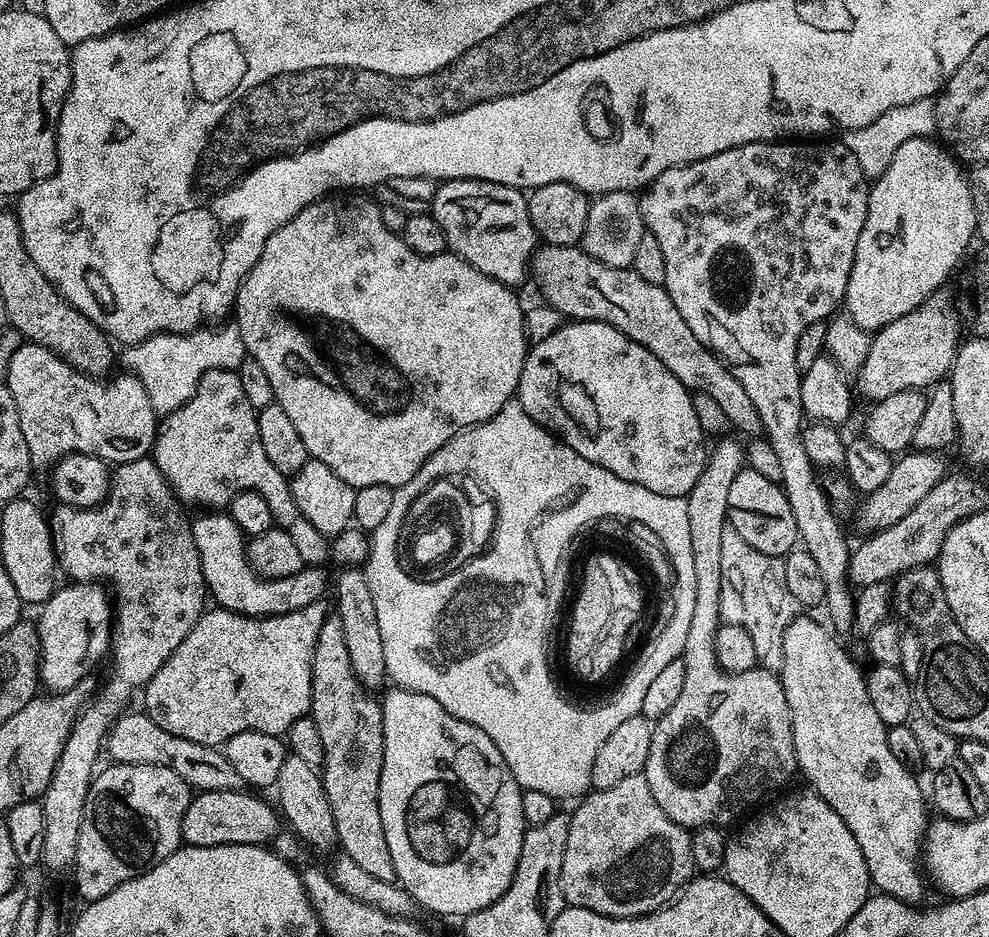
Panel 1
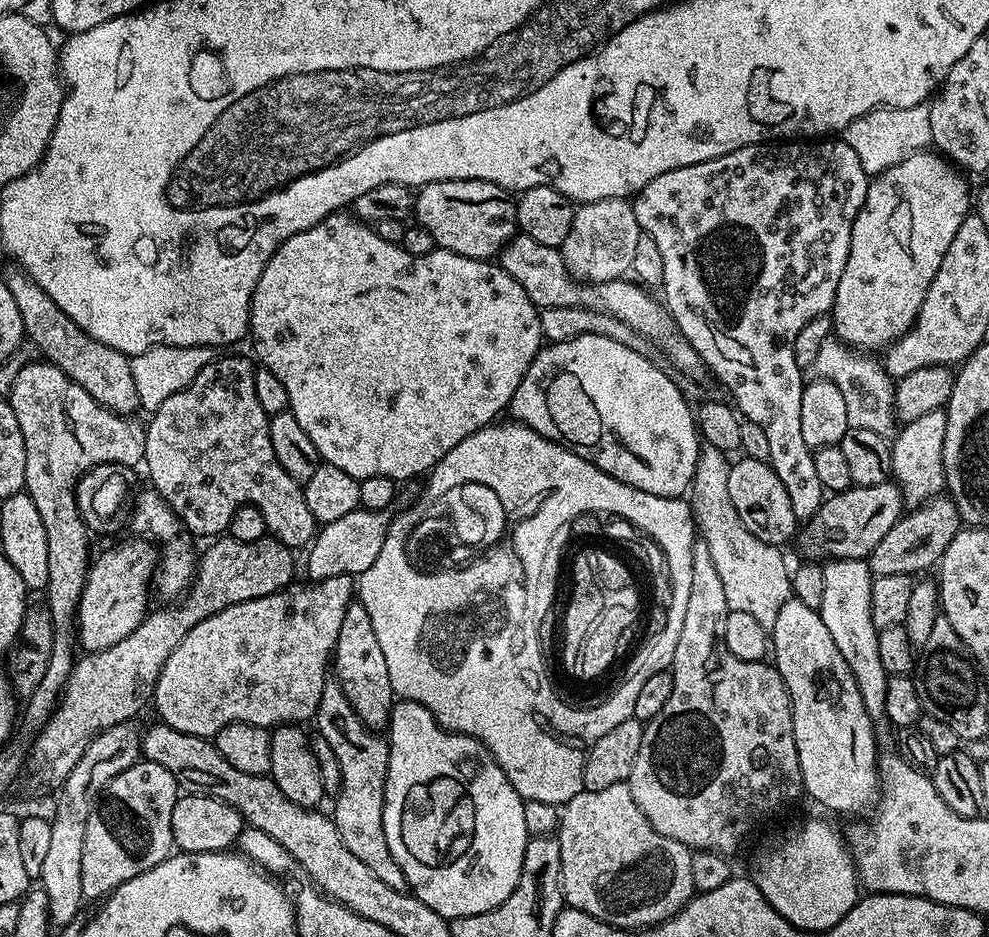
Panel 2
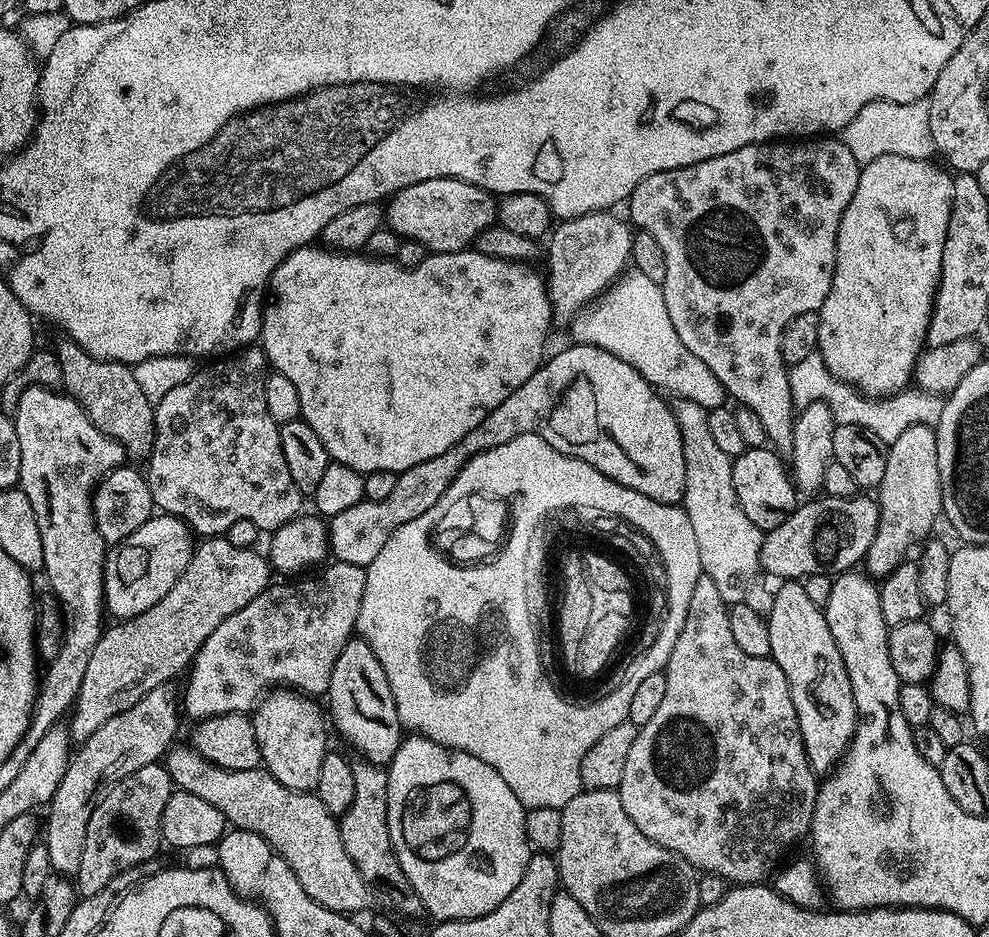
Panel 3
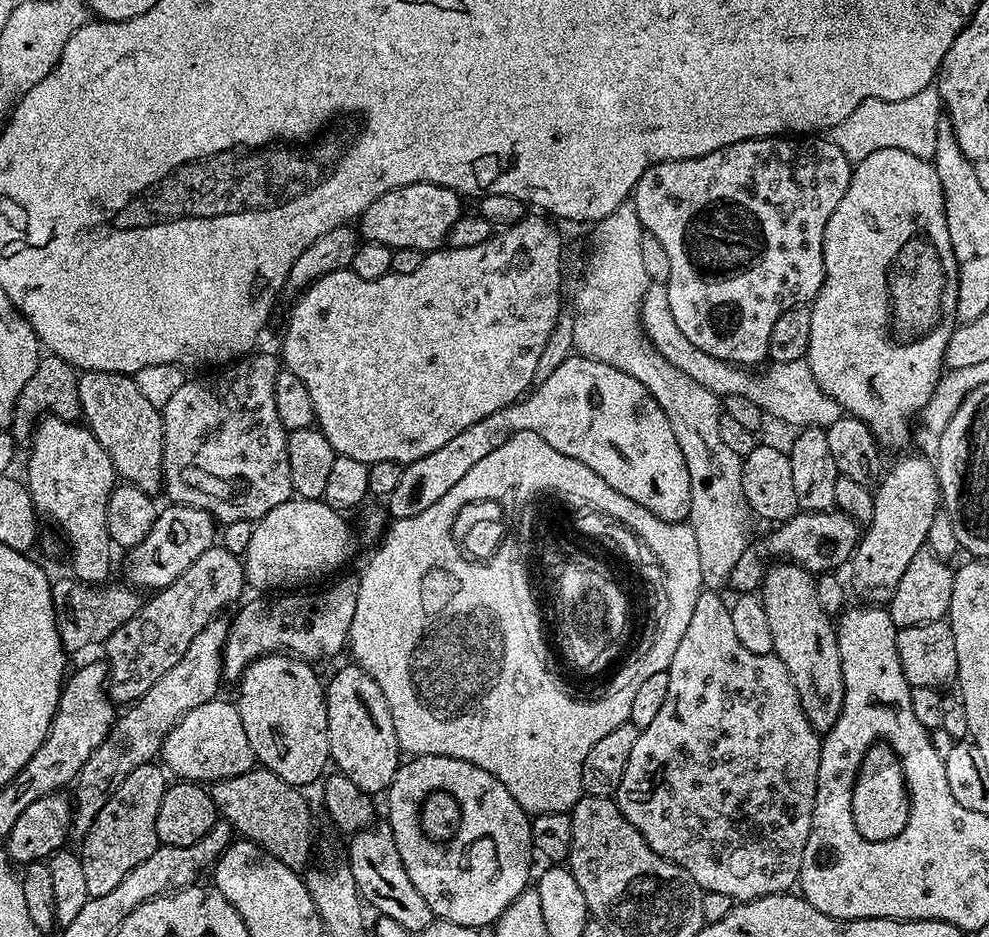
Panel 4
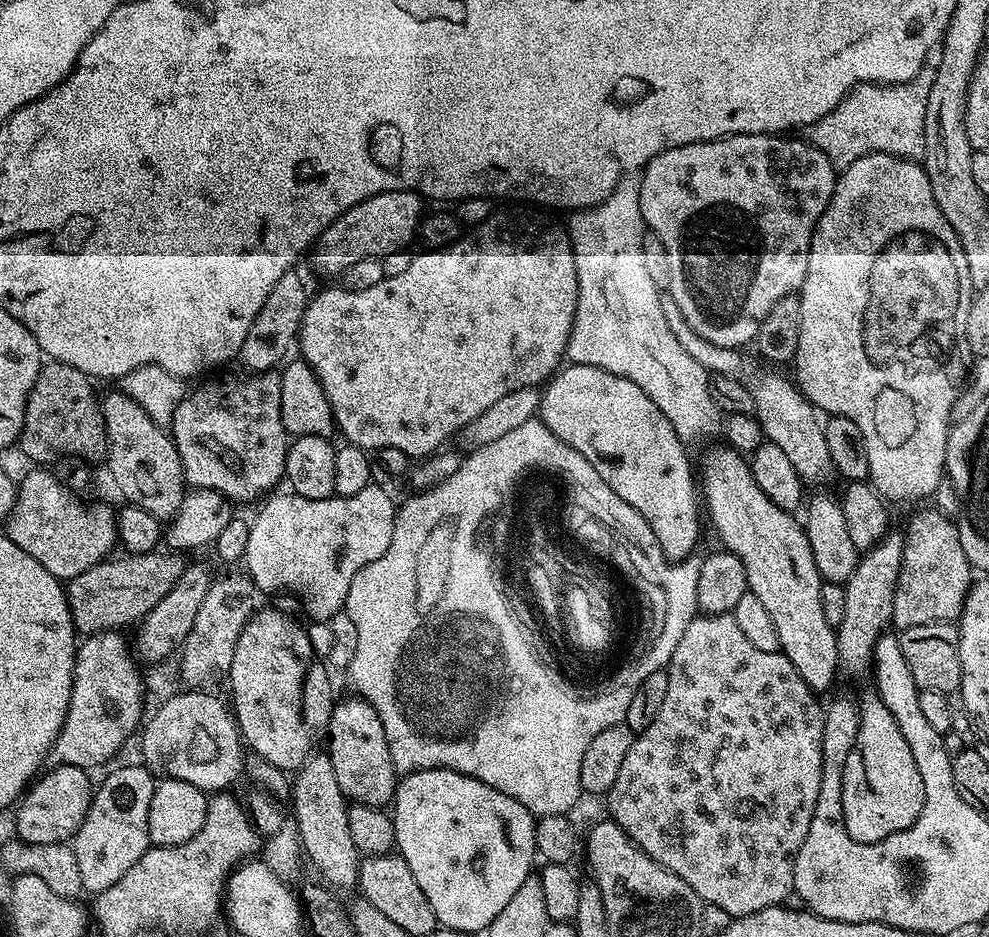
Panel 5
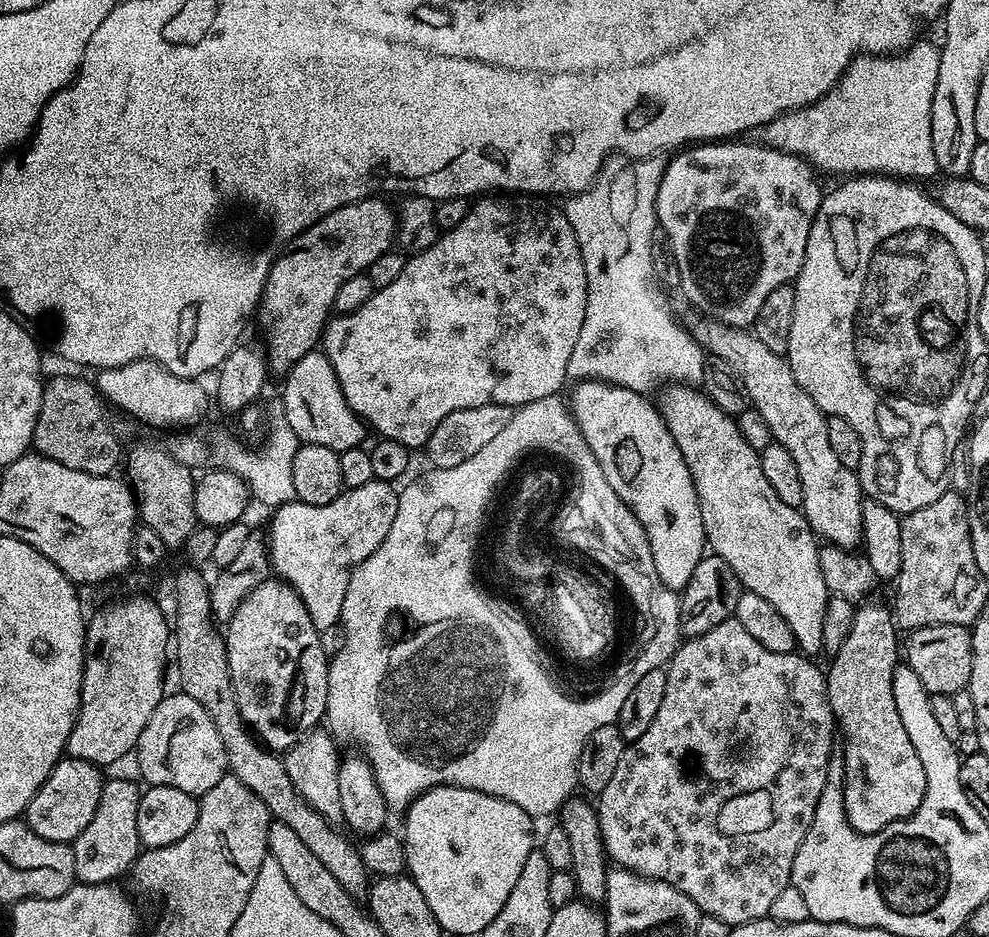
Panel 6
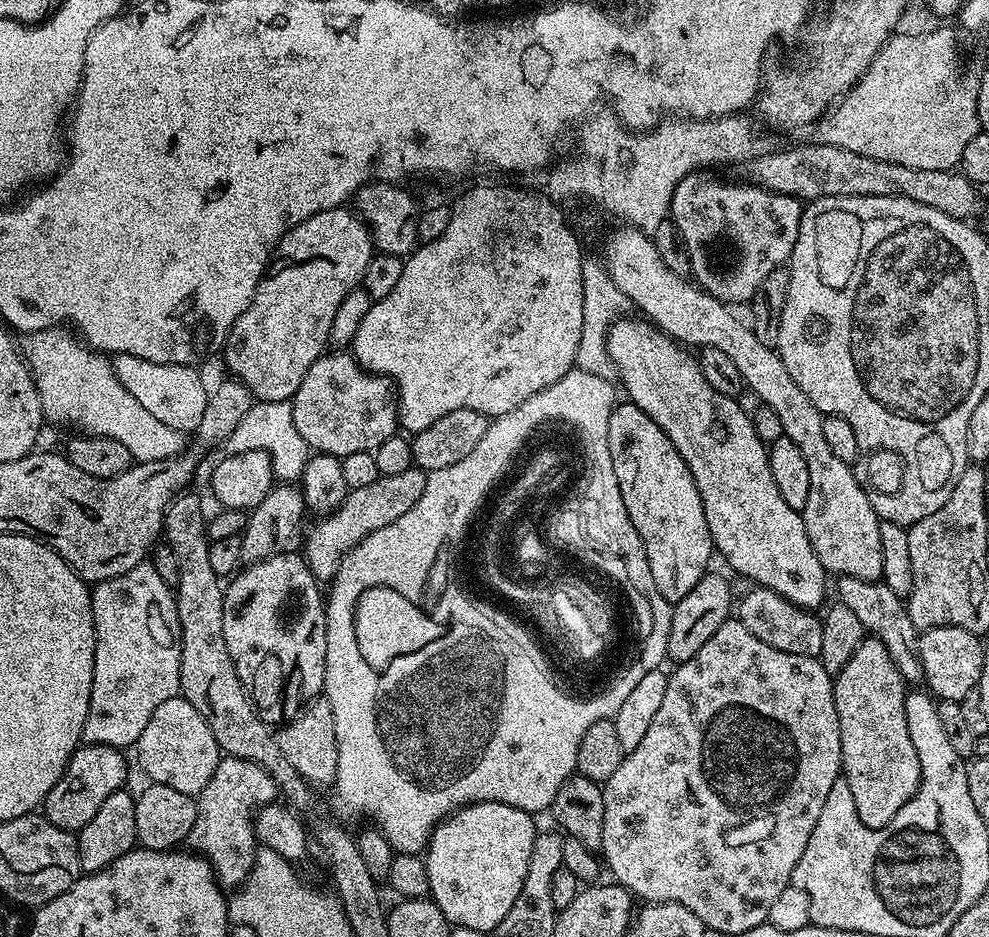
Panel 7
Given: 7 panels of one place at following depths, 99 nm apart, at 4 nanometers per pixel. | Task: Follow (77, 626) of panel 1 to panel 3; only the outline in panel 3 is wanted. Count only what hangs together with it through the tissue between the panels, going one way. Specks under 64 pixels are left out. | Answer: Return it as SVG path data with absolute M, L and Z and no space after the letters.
M154 514L146 526L138 526L130 538L115 545L104 562L104 607L109 617L129 620L142 610L150 610L154 602L162 602L178 582L182 570L192 557L194 533L176 516Z

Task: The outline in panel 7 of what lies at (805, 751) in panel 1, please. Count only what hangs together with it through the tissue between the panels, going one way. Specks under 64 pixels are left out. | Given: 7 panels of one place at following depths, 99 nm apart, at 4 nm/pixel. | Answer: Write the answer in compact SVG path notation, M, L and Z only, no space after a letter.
M617 319L608 328L608 358L611 367L614 372L616 368L620 375L620 380L628 391L627 399L637 404L651 420L658 422L670 442L674 442L678 454L682 454L698 486L698 494L702 498L706 514L706 526L712 535L715 551L719 555L721 552L728 559L729 566L738 575L753 580L753 585L777 592L800 608L819 609L819 604L824 600L824 567L822 562L818 562L818 554L814 554L814 546L806 534L803 515L786 506L782 494L778 494L778 486L774 486L768 448L761 435L756 432L753 417L744 413L739 399L718 394L718 390L714 390L714 386L706 382L697 357L691 351L685 350L671 336L664 335L647 319L624 319Z

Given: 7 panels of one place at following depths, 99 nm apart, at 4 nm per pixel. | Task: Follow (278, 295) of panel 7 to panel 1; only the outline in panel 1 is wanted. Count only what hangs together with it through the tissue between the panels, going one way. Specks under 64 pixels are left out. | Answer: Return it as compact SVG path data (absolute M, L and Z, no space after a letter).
M446 180L437 187L430 215L438 226L442 226L448 248L482 274L509 286L517 286L523 282L524 275L529 275L530 261L538 248L538 237L534 222L530 222L528 197L521 189L485 180Z

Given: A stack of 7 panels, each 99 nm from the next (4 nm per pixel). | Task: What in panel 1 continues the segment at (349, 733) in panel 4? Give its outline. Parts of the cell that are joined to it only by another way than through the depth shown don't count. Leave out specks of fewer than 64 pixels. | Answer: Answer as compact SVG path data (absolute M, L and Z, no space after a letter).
M348 566L337 580L334 580L334 592L336 588L335 615L342 618L342 630L346 633L346 647L349 648L351 665L354 666L356 677L364 683L369 690L383 689L386 684L388 671L386 670L386 658L382 655L382 633L378 630L378 613L374 610L374 594L370 594L370 582L366 582L366 574L363 567Z

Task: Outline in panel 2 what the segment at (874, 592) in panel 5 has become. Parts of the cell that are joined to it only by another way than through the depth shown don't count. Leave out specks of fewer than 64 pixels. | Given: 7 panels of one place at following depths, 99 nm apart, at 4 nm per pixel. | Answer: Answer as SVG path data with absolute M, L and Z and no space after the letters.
M944 408L921 414L914 422L904 424L891 441L892 471L895 483L900 485L905 505L909 509L919 508L932 497L941 495L944 487L944 447L946 446L946 418Z

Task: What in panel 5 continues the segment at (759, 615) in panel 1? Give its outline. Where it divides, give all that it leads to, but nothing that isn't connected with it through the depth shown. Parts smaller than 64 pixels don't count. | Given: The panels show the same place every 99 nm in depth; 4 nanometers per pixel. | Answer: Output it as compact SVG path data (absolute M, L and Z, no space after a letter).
M625 178L620 180L616 184L616 189L602 203L596 204L593 208L573 211L569 216L572 217L566 220L566 227L568 237L572 239L574 266L578 274L578 306L574 314L572 333L568 339L567 359L571 363L581 364L582 366L598 366L598 370L606 370L610 374L618 374L622 378L634 382L634 386L638 386L638 390L642 390L646 394L646 398L650 398L650 402L654 402L654 406L658 406L658 410L662 410L662 414L666 414L666 418L672 423L678 438L685 446L700 444L703 440L710 439L711 436L720 436L722 432L722 413L712 396L710 373L701 364L694 362L694 358L690 358L690 354L686 354L686 350L682 348L682 342L678 342L678 338L670 330L670 326L666 322L666 314L662 314L661 289L654 286L654 281L650 279L650 274L646 271L646 265L642 259L642 238L646 231L646 225L642 218L642 206L640 205L639 179Z

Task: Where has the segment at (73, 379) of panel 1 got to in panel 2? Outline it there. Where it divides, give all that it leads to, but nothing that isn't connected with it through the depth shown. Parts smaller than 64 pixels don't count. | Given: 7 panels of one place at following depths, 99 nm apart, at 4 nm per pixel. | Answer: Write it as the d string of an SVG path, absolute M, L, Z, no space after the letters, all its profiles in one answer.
M47 362L27 364L18 370L13 389L6 398L12 403L14 418L18 418L22 442L26 442L24 491L34 498L34 506L38 506L42 526L46 526L46 550L50 550L46 607L52 616L54 646L50 666L46 666L46 678L38 682L34 694L26 698L28 705L22 708L24 728L29 734L35 734L52 717L78 659L77 653L72 651L78 648L76 611L90 567L90 533L76 505L76 484L82 474L99 464L139 465L146 450L146 434L143 423L132 420L136 418L131 415L106 410L106 406L94 402L82 386L66 378L58 366Z

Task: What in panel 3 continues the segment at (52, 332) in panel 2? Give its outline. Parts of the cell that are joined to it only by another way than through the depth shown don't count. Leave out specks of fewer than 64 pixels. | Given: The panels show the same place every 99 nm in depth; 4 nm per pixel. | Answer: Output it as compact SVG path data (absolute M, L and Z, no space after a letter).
M64 338L61 341L60 345L55 345L54 351L58 366L62 366L60 384L63 391L78 401L90 422L94 422L94 426L98 426L102 434L114 438L124 447L125 457L137 456L140 462L147 461L154 446L156 409L150 398L142 394L132 368L113 360L94 358L73 340Z

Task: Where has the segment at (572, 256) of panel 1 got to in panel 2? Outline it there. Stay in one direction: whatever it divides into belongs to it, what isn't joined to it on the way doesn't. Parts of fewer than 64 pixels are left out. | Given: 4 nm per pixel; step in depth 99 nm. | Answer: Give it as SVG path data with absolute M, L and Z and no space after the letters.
M521 232L501 248L498 263L526 290L537 308L578 305L580 308L606 313L623 322L639 337L641 335L650 340L686 377L696 382L707 378L708 371L701 356L679 332L667 307L659 299L654 300L651 297L653 295L639 283L626 278L596 284L582 283L570 276L559 249L535 242L534 238Z

